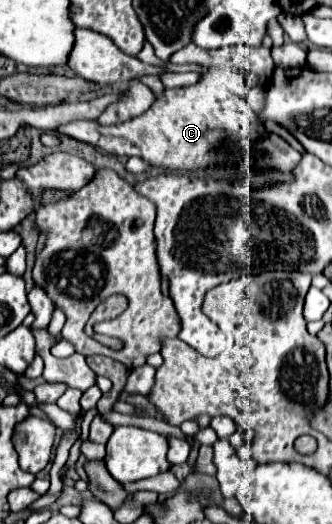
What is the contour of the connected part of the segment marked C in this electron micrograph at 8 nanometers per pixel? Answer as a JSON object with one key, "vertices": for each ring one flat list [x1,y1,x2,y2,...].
{"vertices":[[188,43,168,61,200,63,206,65,208,71,202,73,202,79,196,85,164,89,154,105,140,117,128,119,120,125,100,125,98,121,72,121,68,125,56,127,56,133,88,143,92,147,106,149,108,153,118,157,138,155,152,165,180,171,194,171,216,163,226,163,226,141,232,143,234,149,242,149,248,157,254,157,254,169,282,169,290,173,298,165,300,153,294,151,278,135,266,133,264,125,258,125,256,113,246,103,248,87,242,79,242,71,252,71,266,77,274,69,270,49,234,45,206,51,194,43]]}

